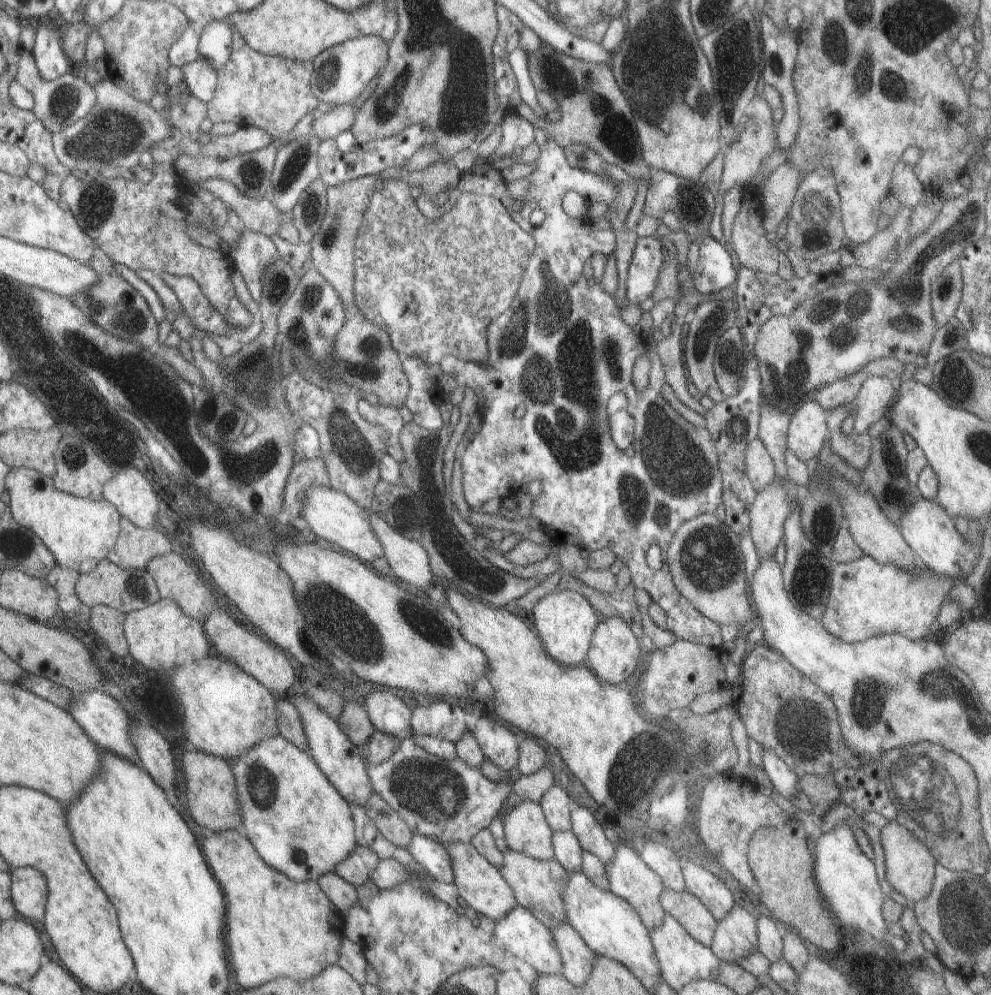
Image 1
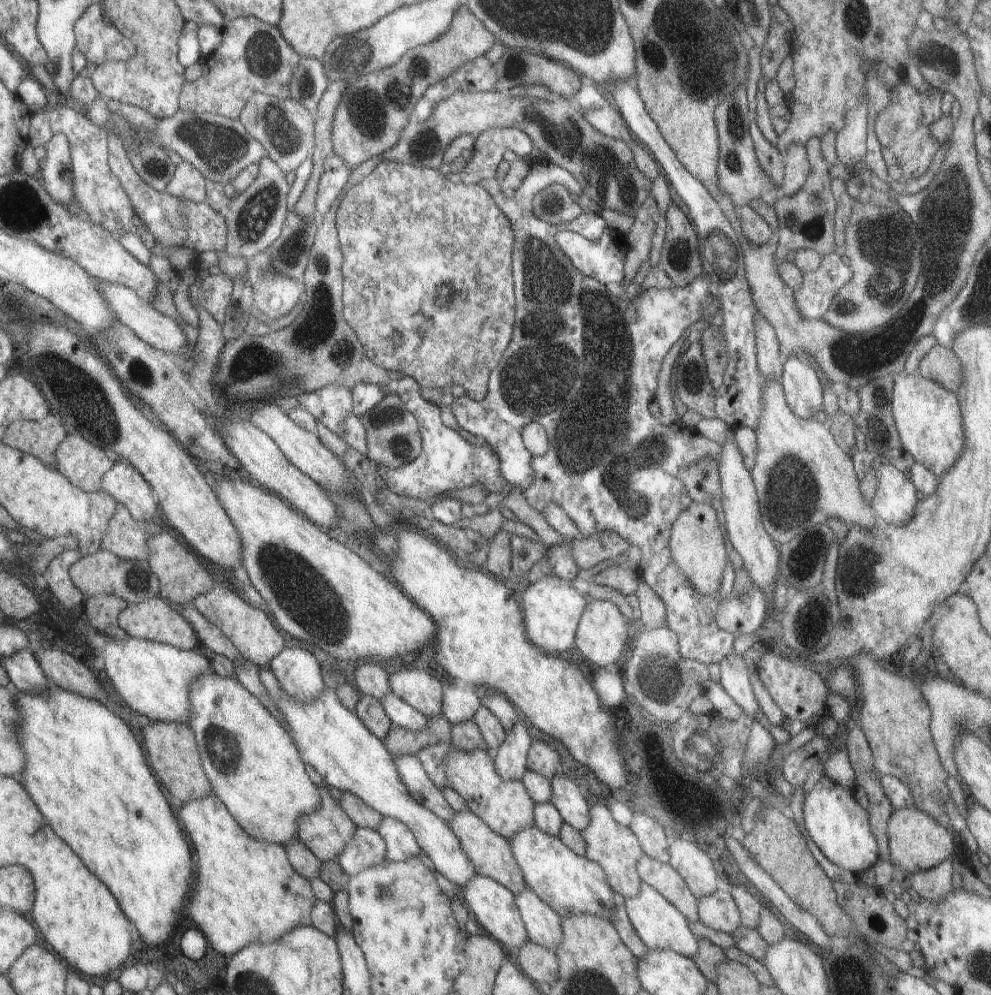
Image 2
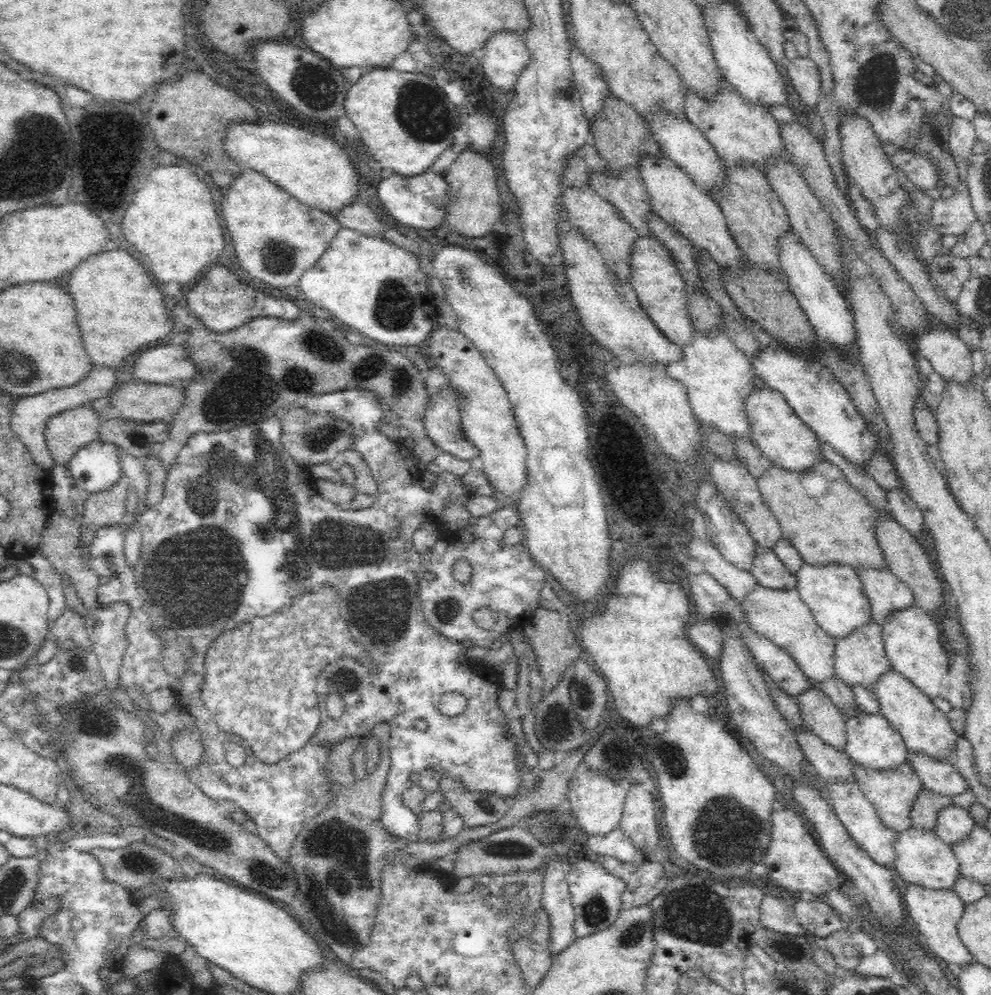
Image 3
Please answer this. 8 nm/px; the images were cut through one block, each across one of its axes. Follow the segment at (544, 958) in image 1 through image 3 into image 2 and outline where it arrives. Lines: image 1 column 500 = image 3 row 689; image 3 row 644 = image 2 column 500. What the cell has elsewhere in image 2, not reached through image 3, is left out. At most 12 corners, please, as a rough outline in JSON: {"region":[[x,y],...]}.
{"region":[[479,874],[461,900],[493,940],[529,940],[517,896]]}

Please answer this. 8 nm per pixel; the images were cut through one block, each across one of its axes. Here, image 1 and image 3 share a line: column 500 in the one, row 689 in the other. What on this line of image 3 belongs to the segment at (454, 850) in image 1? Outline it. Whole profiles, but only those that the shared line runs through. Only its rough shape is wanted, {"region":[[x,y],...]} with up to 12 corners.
{"region":[[896,670],[870,690],[906,748],[940,762],[958,734]]}

